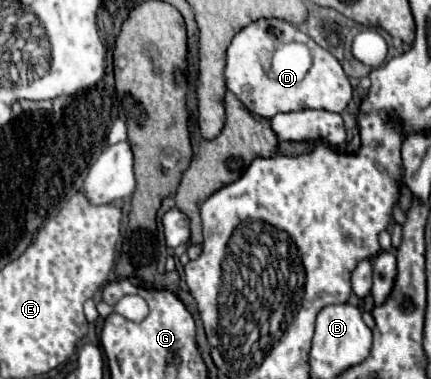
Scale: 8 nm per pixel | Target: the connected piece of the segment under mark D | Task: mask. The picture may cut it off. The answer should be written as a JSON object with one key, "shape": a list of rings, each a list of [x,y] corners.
{"shape":[[[281,19],[253,21],[233,37],[227,49],[225,85],[251,113],[265,119],[299,109],[341,113],[353,95],[341,63],[295,25]]]}

